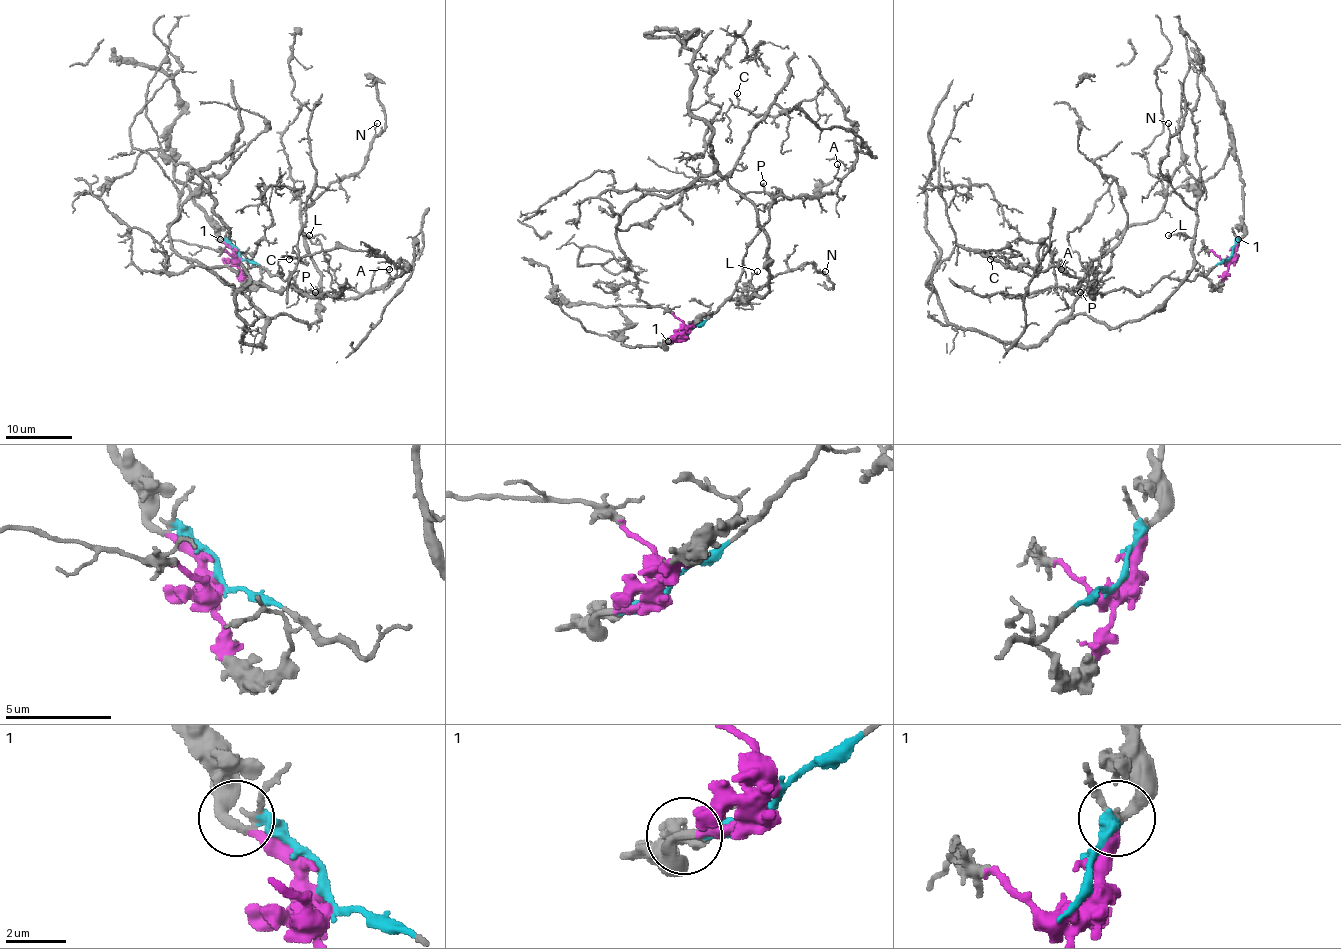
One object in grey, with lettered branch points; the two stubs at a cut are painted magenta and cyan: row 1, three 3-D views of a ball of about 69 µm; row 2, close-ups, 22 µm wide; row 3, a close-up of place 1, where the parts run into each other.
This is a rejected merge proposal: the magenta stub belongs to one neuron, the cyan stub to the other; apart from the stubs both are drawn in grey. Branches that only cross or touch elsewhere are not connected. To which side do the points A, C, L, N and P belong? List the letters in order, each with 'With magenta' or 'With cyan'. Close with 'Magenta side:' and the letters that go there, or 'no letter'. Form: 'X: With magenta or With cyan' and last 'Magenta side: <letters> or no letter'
A: With cyan
C: With cyan
L: With magenta
N: With magenta
P: With cyan
Magenta side: L, N

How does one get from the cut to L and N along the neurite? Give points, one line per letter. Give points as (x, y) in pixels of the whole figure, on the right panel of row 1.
L: (1229, 257), (1243, 181), (1192, 63), (1164, 209), (1071, 319), (1144, 319), (1192, 267), (1169, 236)
N: (1229, 257), (1243, 181), (1192, 63), (1164, 209), (1071, 319), (1139, 320), (1192, 267), (1169, 123)

